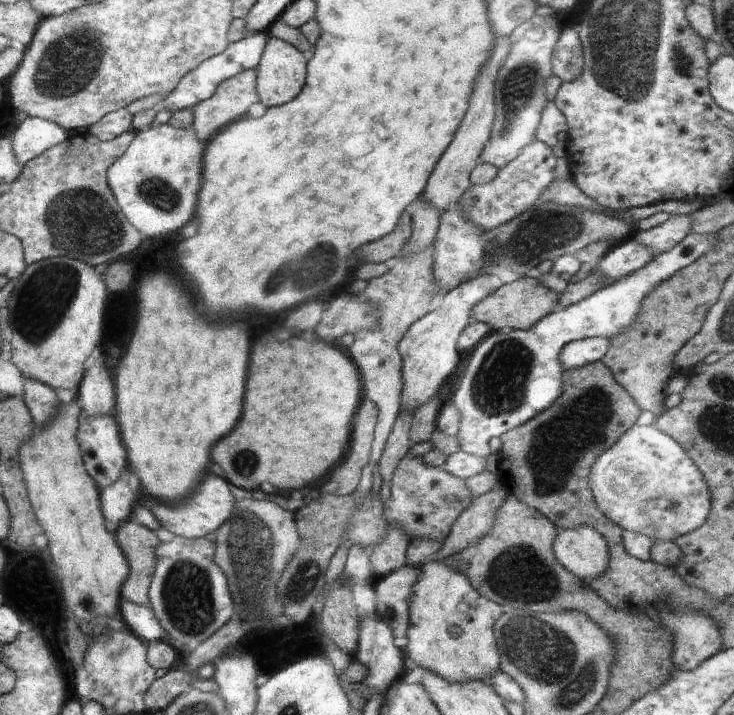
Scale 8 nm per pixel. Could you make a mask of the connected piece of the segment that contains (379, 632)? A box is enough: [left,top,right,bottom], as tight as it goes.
[354,612,406,698]

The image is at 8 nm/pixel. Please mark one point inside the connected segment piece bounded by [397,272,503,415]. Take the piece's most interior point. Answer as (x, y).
(428, 349)

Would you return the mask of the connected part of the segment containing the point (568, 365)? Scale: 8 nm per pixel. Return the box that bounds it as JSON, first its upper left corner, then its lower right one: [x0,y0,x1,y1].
[560,338,608,369]

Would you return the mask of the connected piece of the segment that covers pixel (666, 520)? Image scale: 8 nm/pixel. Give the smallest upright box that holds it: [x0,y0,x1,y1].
[589,425,711,543]

